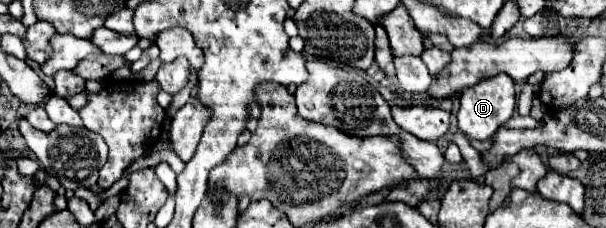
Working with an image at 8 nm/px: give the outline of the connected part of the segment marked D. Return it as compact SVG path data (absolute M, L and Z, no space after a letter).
M498 74L494 78L488 78L486 82L478 82L470 88L466 88L460 94L460 110L458 110L458 126L460 130L474 140L486 140L490 138L500 124L508 122L512 118L512 112L516 108L516 90L514 80L506 74Z

